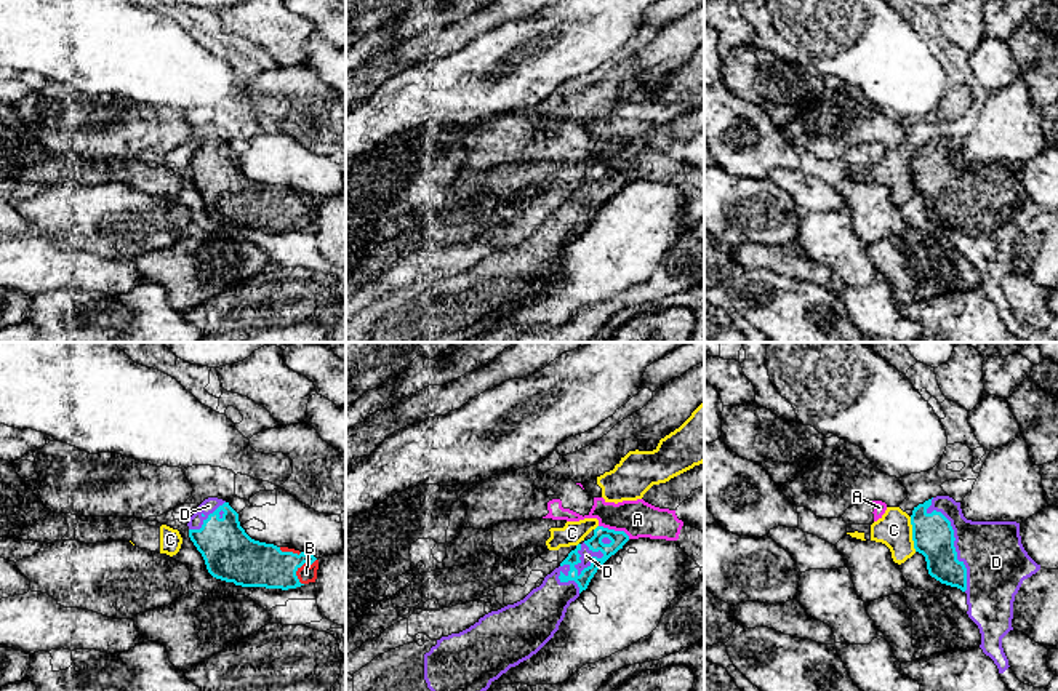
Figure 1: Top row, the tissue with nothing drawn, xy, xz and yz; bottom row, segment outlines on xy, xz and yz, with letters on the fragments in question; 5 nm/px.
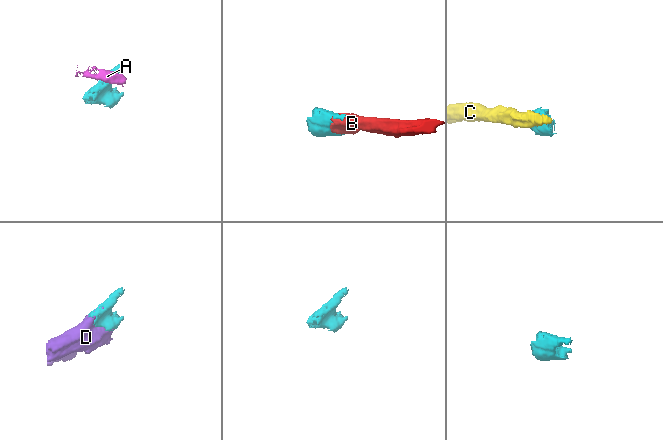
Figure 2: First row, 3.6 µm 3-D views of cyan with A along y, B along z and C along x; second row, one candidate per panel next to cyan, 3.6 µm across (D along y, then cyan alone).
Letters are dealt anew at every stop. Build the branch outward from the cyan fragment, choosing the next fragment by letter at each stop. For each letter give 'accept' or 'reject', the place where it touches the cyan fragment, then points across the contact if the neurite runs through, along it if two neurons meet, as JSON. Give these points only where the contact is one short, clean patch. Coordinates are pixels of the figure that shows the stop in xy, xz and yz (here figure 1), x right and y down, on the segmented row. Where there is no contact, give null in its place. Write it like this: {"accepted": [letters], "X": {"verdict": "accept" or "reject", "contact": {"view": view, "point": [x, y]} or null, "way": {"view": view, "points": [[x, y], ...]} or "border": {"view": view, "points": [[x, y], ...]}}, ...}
{"accepted": ["B", "D"], "A": {"verdict": "reject", "contact": {"view": "xz", "point": [613, 530]}, "border": {"view": "xz", "points": [[599, 525], [609, 530], [621, 530], [629, 538]]}}, "B": {"verdict": "accept", "contact": {"view": "xy", "point": [300, 567]}}, "C": {"verdict": "reject", "contact": {"view": "yz", "point": [913, 535]}}, "D": {"verdict": "accept", "contact": {"view": "yz", "point": [954, 539]}}}

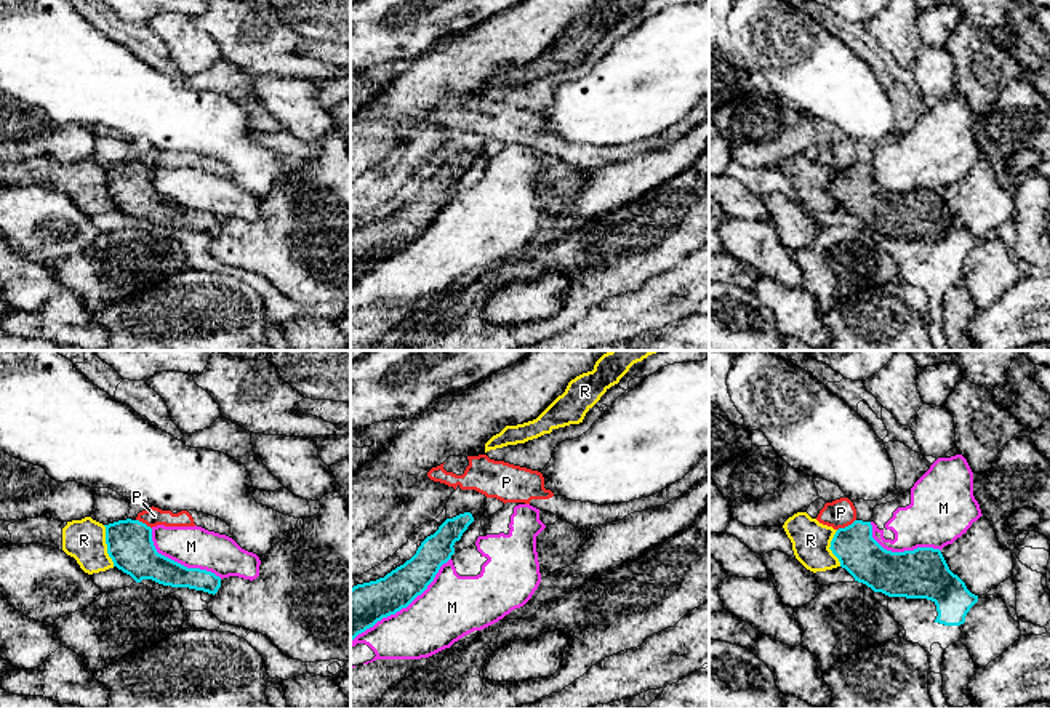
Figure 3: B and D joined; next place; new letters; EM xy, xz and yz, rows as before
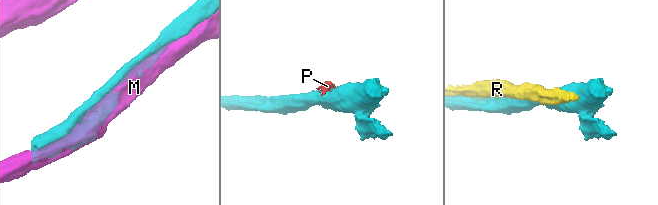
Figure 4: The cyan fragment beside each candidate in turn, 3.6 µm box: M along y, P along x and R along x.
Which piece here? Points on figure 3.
{"accepted": [], "M": {"verdict": "reject", "contact": {"view": "xz", "point": [404, 607]}}, "P": {"verdict": "reject", "contact": {"view": "yz", "point": [845, 527]}, "border": {"view": "yz", "points": [[855, 519], [837, 530]]}}, "R": {"verdict": "reject", "contact": {"view": "xy", "point": [108, 546]}}}

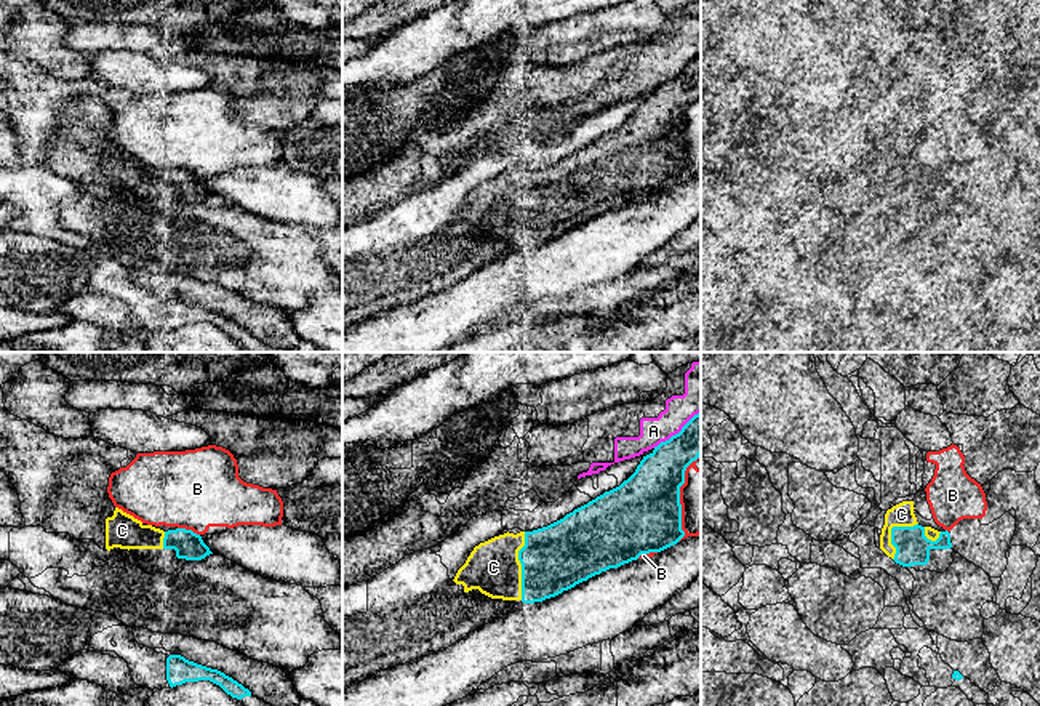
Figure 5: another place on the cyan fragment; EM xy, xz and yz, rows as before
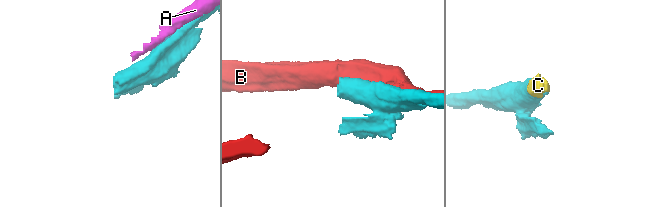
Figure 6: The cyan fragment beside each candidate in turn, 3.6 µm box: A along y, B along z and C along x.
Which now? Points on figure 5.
{"accepted": ["C"], "A": {"verdict": "reject", "contact": {"view": "xz", "point": [676, 434]}}, "B": {"verdict": "reject", "contact": {"view": "xy", "point": [189, 530]}}, "C": {"verdict": "accept", "contact": {"view": "xz", "point": [522, 565]}}}

